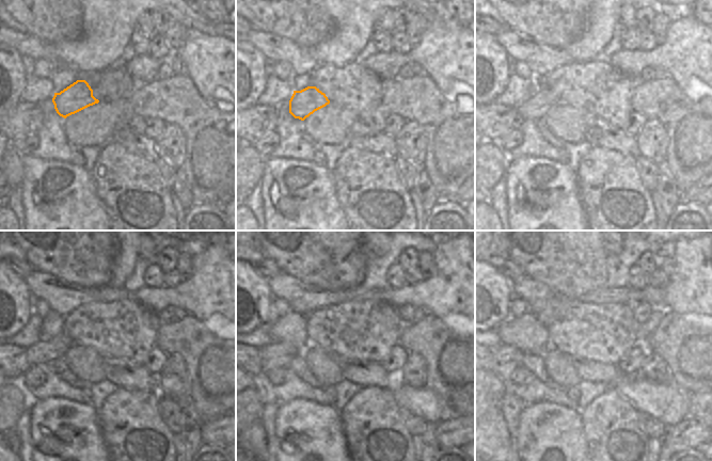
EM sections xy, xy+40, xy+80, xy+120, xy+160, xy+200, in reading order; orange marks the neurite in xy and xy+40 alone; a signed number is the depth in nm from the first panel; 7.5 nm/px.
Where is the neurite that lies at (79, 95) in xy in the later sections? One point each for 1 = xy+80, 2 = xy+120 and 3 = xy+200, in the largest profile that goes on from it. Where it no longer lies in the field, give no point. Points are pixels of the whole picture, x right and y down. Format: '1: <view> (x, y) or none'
1: xy+80 (535, 108)
2: xy+120 (42, 353)
3: xy+200 (507, 359)

